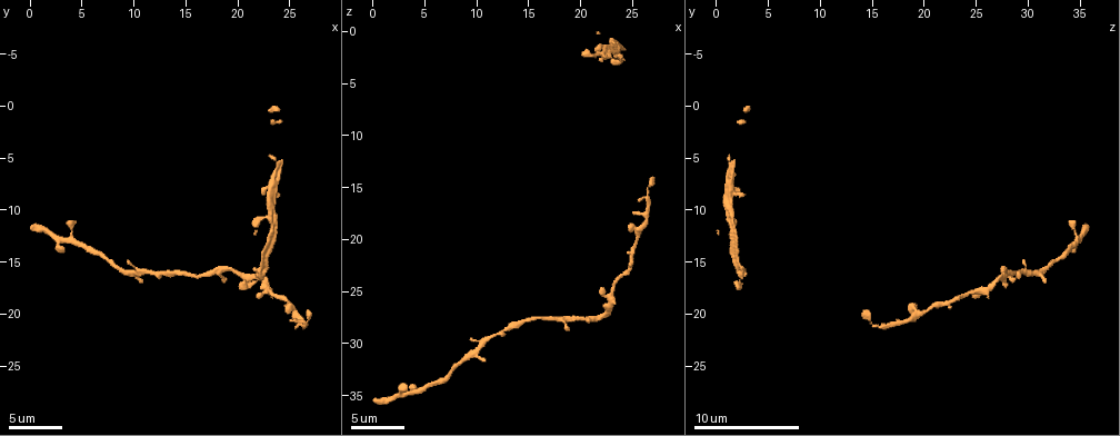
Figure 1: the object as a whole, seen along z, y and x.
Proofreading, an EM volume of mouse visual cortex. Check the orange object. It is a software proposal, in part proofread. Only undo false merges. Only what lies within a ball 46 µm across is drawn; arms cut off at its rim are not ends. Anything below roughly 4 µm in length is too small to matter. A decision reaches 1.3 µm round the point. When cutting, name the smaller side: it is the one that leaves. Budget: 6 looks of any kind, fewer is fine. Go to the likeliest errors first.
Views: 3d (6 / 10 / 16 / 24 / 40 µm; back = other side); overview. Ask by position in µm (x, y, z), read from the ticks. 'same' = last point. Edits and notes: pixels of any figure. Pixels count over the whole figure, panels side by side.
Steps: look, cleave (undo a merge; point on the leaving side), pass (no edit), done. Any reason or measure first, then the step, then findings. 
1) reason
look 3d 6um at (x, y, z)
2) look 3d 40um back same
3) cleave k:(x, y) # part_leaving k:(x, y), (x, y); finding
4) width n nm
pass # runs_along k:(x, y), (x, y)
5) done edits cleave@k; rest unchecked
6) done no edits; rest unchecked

calibre changes
look 3d 16um at (7.4, 14.8, 33.2)

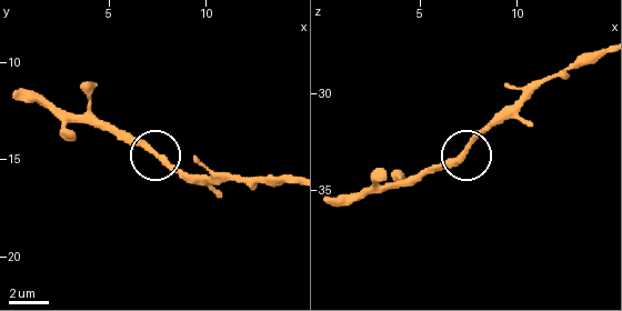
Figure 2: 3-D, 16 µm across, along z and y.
width 300 nm
pass # runs_along 2:(603, 49), (529, 87), (459, 157), (421, 180); all the same neuron

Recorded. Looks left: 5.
three arms meet
look 3d 16um at (10.8, 16.0, 29.6)

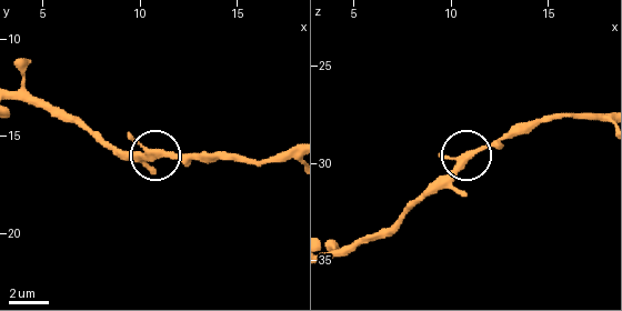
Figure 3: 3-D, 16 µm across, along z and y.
pass # runs_along 3:(602, 117), (542, 117), (518, 123), (472, 152), (430, 196); all the same neuron

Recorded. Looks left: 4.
calibre changes
look 3d 10um at (15.2, 16.2, 27.6)

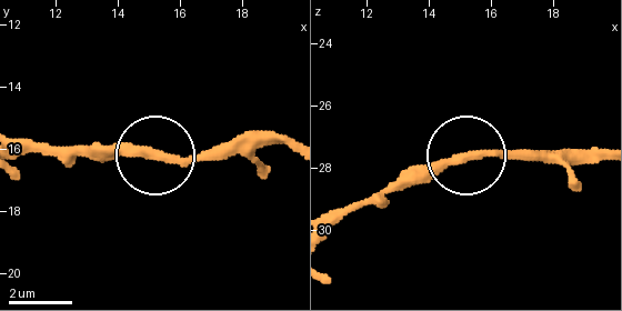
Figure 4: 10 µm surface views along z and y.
look 3d 6um at (15.0, 16.1, 27.8)

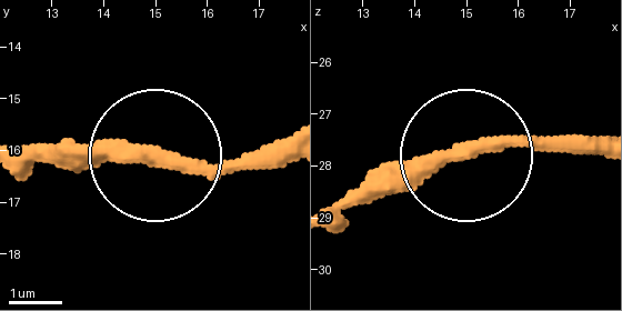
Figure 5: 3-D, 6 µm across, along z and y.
pass # one neuron here

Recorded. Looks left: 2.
done no edits; rest unchecked

